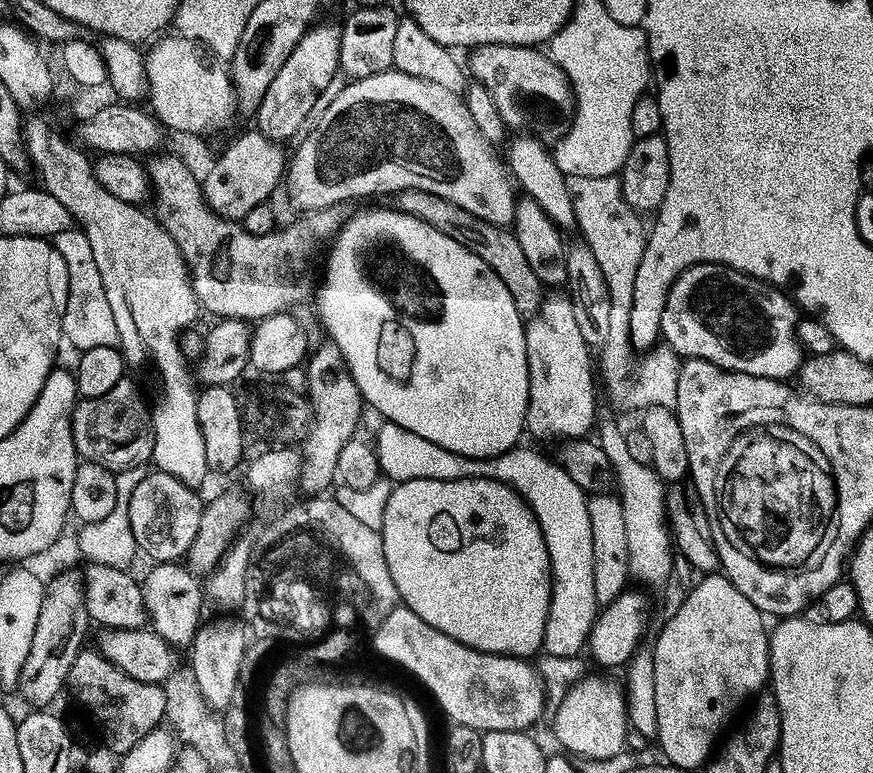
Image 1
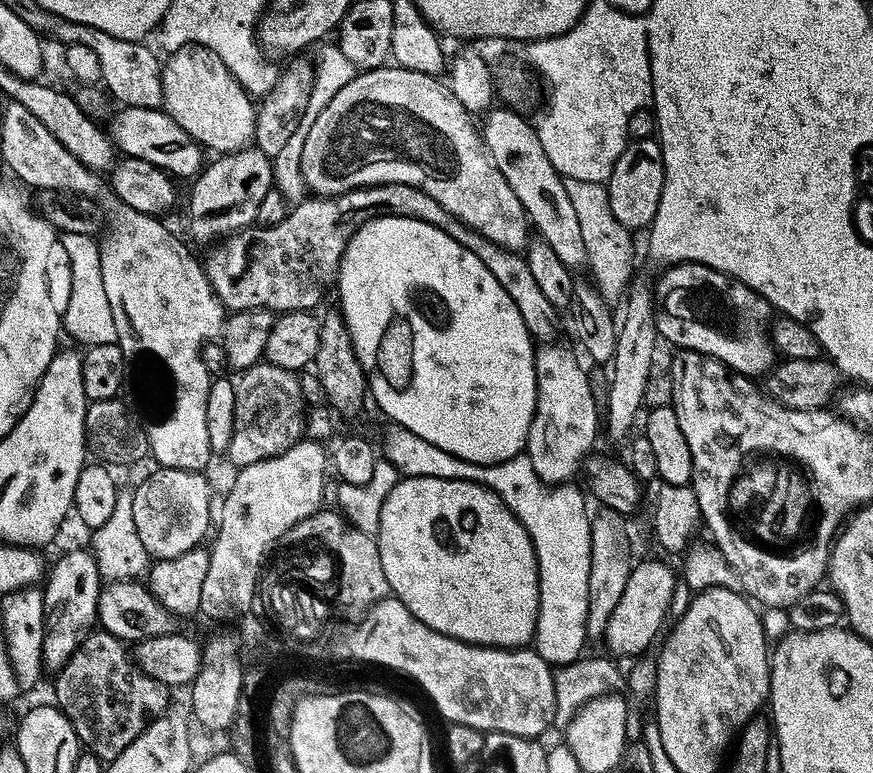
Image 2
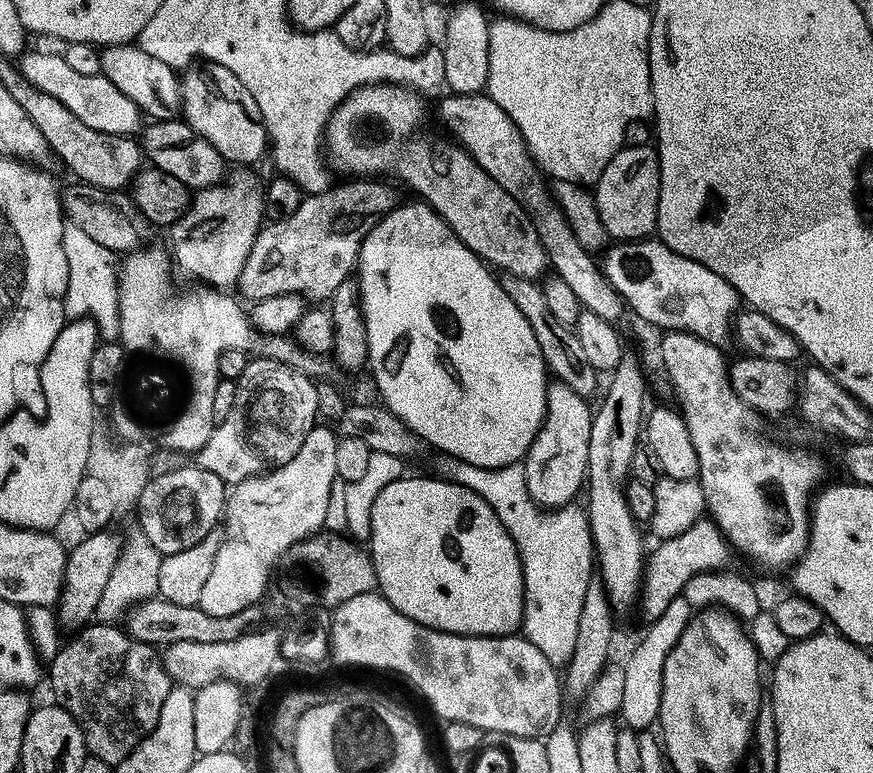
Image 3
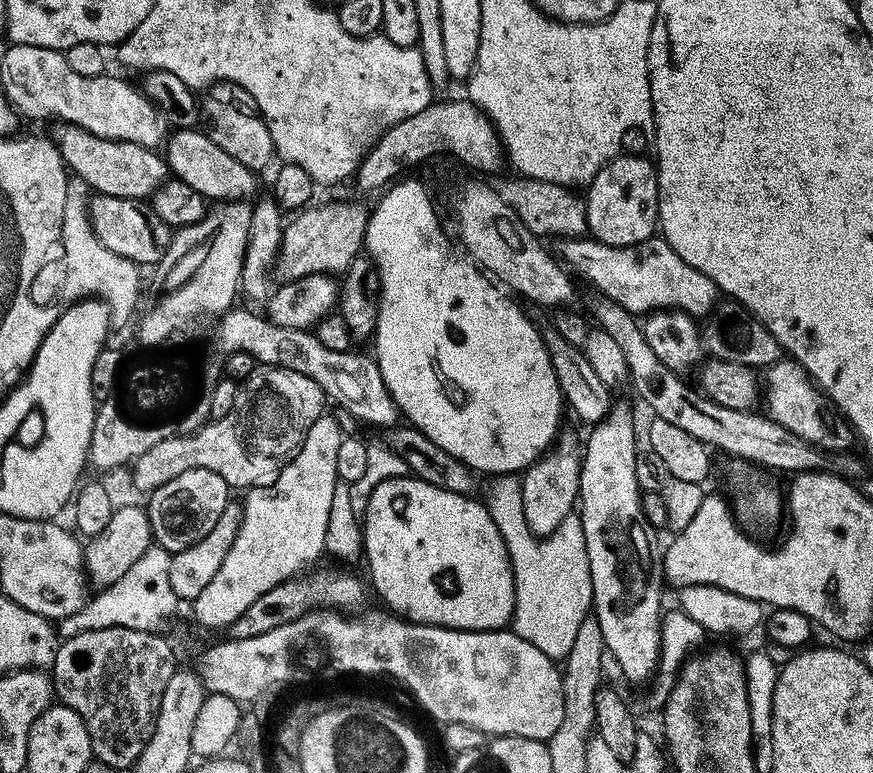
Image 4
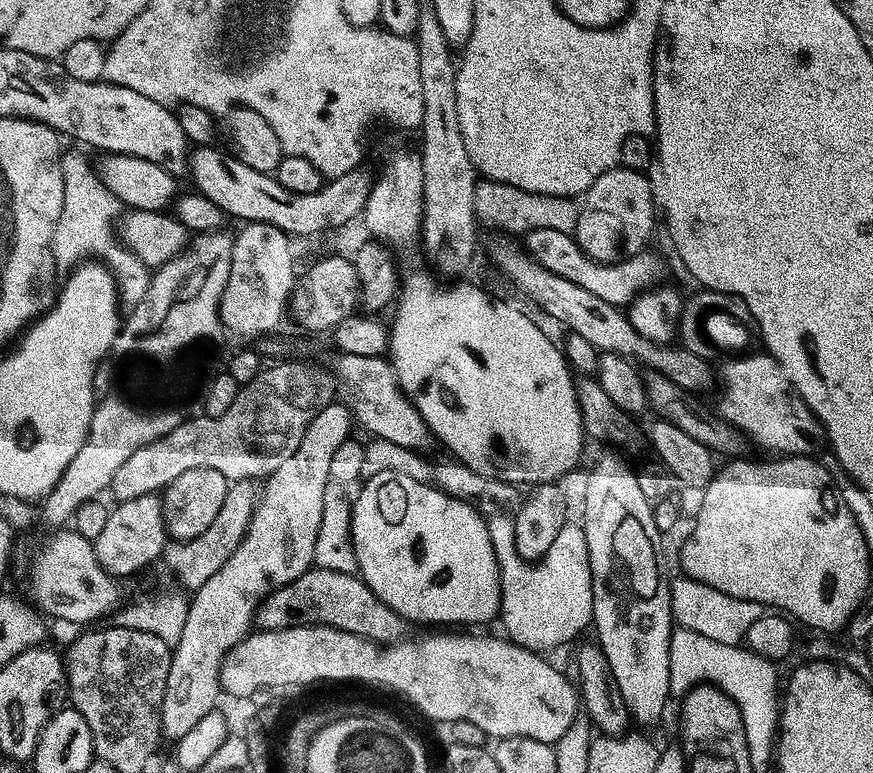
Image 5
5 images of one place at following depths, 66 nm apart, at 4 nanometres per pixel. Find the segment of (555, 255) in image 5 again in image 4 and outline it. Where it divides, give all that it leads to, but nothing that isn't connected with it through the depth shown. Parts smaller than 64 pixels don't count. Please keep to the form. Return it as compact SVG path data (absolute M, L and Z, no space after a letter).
M588 236L563 237L557 244L557 255L573 273L578 272L600 290L603 297L616 301L632 315L644 316L652 311L673 308L691 316L702 316L715 305L711 280L683 262L661 236L653 236L630 247L606 246Z

